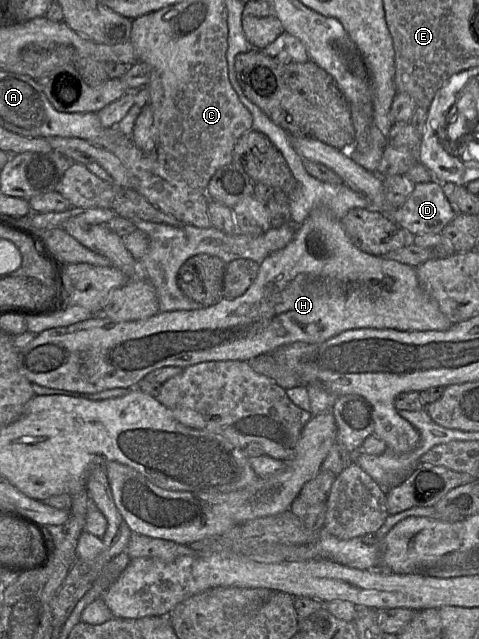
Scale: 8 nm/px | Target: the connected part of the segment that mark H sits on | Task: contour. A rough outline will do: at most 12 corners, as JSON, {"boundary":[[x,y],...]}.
{"boundary":[[317,207],[243,295],[95,318],[19,350],[95,394],[350,329],[454,323],[416,267]]}

